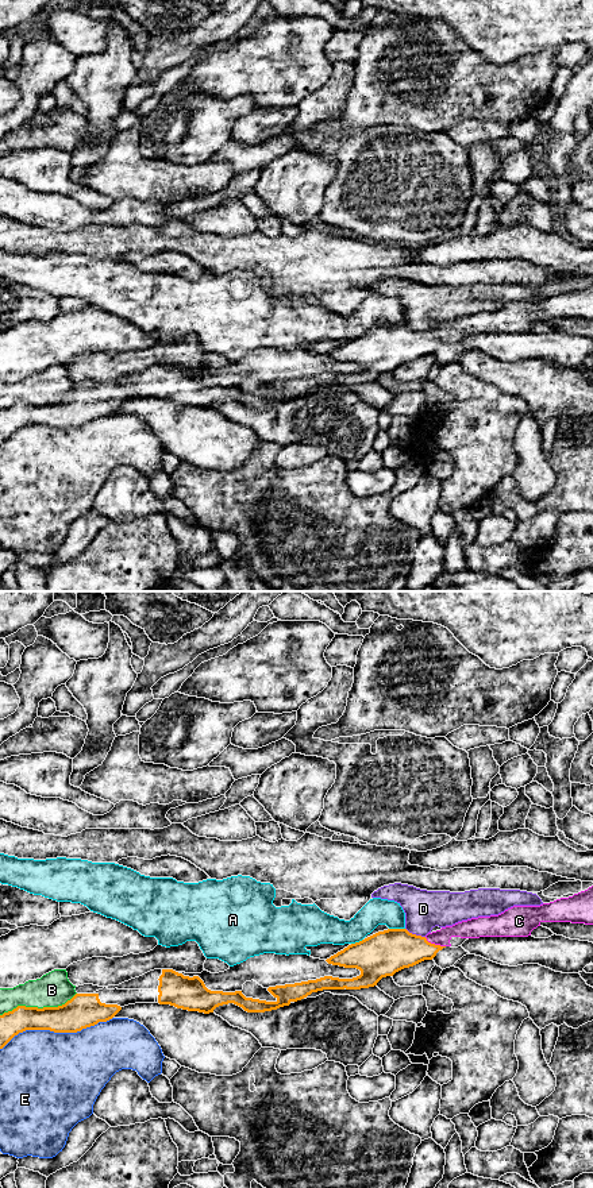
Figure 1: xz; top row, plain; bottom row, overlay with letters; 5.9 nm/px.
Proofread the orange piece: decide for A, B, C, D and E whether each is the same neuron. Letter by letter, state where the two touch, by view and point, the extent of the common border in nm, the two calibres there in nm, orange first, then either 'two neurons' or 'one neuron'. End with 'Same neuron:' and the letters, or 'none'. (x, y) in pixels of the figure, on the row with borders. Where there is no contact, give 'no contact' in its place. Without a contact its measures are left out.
A: xz (397, 929) | 100 nm | 260/160 nm | two neurons
B: xz (37, 1007) | 480 nm | 190/200 nm | two neurons
C: xz (434, 944) | 140 nm | 260/110 nm | one neuron
D: xz (415, 934) | 130 nm | 260/220 nm | two neurons
E: xz (56, 1032) | 700 nm | 200/500 nm | two neurons
Same neuron: C

